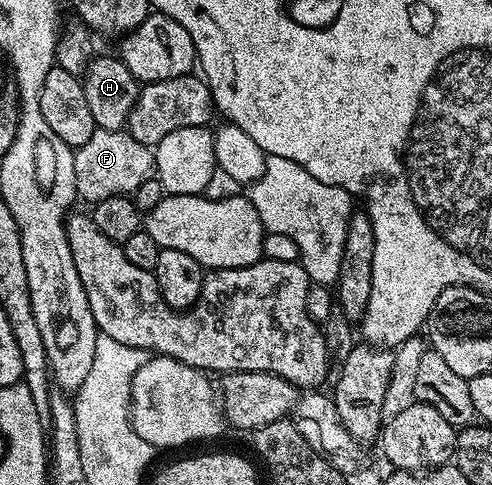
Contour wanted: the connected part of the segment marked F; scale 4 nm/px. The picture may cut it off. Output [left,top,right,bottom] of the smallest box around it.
[74,127,156,205]

